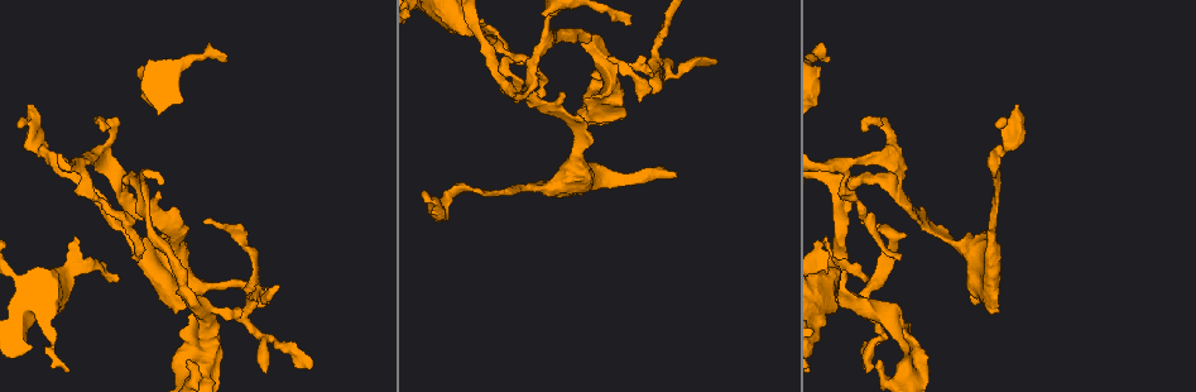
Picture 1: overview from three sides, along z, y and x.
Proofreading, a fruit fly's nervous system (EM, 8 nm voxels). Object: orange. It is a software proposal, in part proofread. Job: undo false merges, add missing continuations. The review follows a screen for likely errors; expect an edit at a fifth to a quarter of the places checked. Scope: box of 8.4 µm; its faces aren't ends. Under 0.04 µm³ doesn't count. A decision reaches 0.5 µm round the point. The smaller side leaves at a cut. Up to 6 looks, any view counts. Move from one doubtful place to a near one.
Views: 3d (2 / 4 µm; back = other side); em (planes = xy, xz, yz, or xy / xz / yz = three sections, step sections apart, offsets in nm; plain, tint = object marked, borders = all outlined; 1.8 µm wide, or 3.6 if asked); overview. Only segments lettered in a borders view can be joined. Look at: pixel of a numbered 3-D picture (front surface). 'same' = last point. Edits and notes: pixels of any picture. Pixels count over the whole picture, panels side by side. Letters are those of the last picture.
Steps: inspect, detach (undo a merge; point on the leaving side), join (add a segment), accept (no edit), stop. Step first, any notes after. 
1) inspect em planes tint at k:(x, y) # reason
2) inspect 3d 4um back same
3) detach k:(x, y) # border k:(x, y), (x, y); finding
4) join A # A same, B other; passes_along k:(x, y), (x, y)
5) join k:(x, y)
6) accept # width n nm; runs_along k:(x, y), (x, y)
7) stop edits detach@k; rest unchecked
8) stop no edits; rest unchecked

inspect em planes borders at 1:(47, 153) # calibre changes

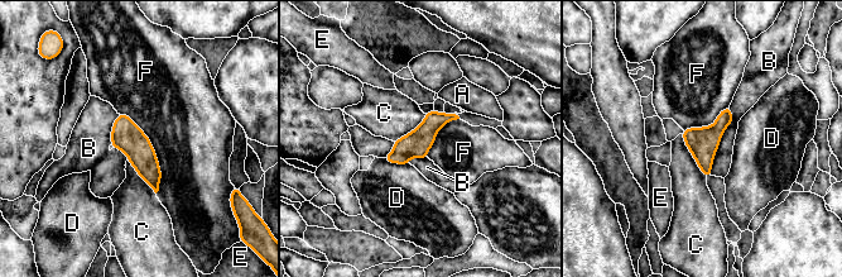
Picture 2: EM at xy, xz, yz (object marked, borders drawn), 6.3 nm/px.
accept # longest_contact F 550 nm; A other, B other, C other, D other, E other, F other; runs_along 2:(120, 118), (155, 186); all the same cell

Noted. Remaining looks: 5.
inspect em planes plain at 1:(994, 312) # stops while still wide

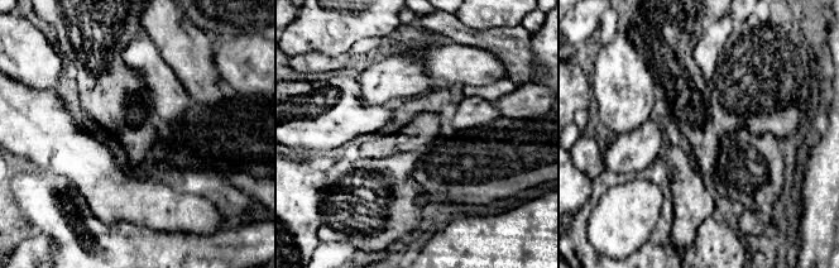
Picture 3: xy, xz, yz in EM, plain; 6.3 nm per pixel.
inspect em planes borders same # see the neighbours

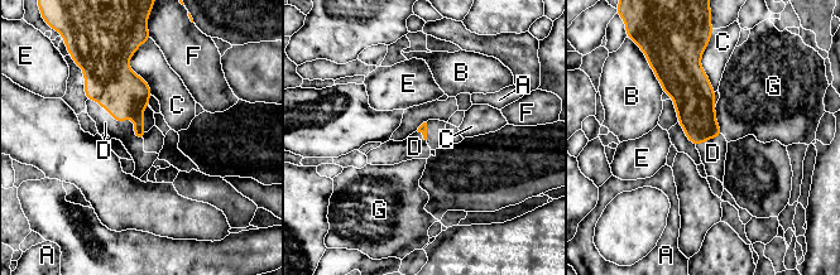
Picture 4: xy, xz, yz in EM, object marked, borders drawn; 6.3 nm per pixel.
join D # A other, B other, C other, D same, E other, F other, G other; passes_along 4:(111, 83), (121, 121), (105, 122); the cell continues

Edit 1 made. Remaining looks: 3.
inspect 3d 4um at 1:(241, 315)

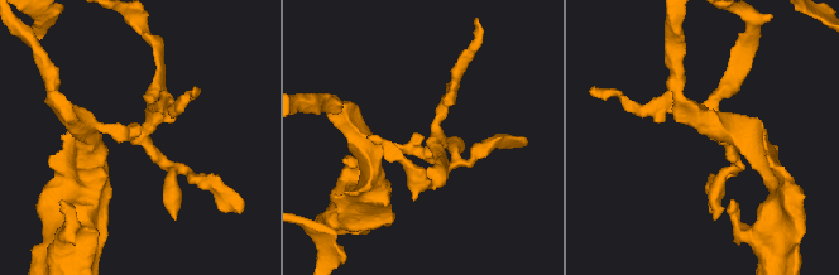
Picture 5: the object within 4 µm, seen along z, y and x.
inspect em xz step 8 tint at 5:(422, 149) # arms 4; need the tissue

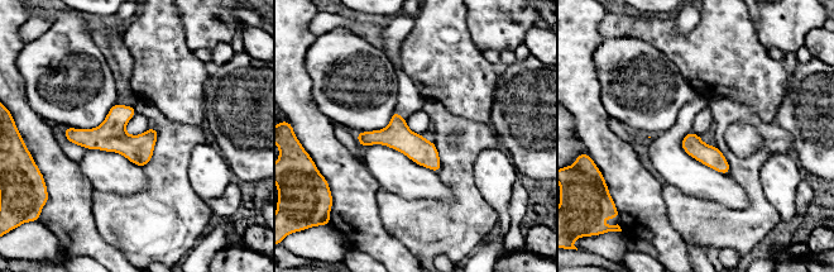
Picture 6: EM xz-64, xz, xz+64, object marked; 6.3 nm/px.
inspect em planes borders same

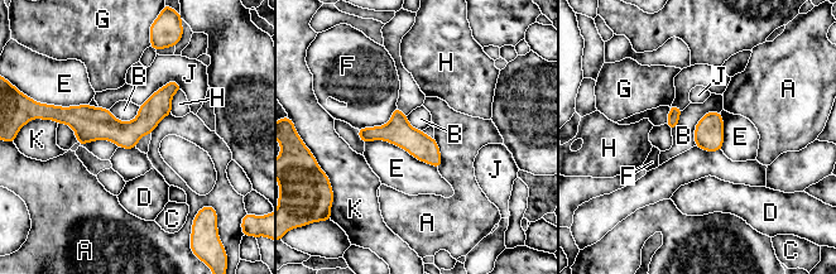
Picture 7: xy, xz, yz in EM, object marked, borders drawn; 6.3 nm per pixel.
accept # width 160 nm; A other, B other, C other, D other, E other, F other, G other, H other, J other, K other; border 7:(720, 111), (696, 124), (695, 145); all the same cell

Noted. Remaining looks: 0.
stop edits join@4; rest unchecked

